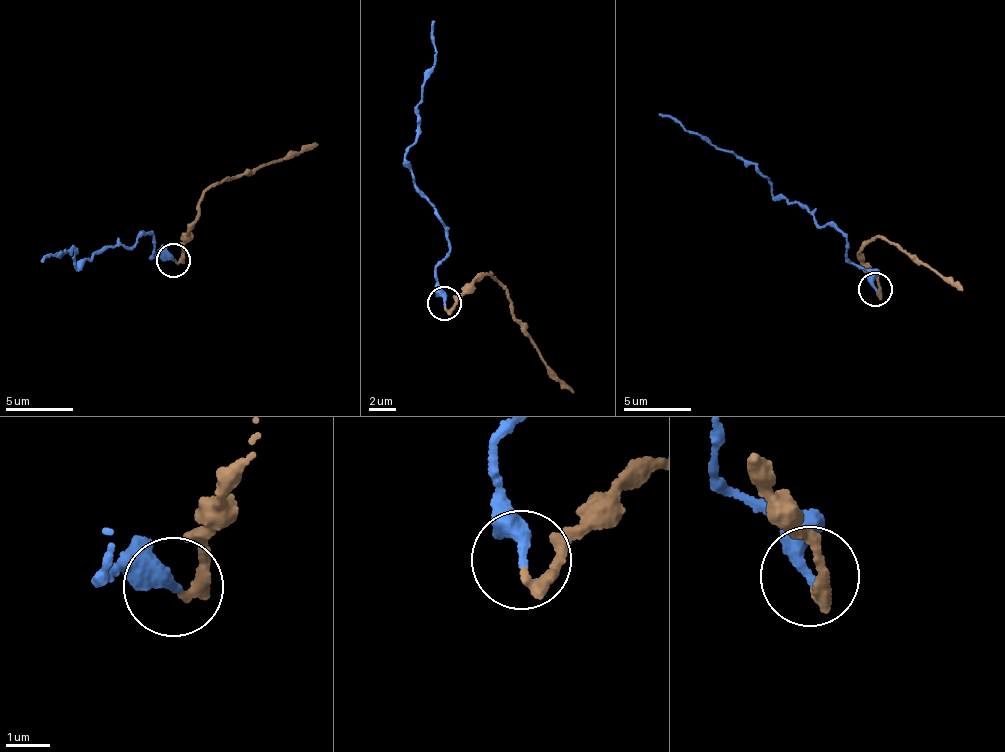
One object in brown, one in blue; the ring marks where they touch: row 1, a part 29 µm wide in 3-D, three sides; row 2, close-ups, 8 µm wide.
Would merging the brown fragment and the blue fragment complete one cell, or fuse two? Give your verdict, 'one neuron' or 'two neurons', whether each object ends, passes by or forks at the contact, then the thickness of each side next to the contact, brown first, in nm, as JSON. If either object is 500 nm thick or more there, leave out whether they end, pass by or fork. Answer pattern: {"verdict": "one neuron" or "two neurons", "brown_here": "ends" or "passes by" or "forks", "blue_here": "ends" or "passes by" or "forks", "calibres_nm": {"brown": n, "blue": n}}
{"verdict": "two neurons", "brown_here": "ends", "blue_here": "ends", "calibres_nm": {"brown": 280, "blue": 360}}

